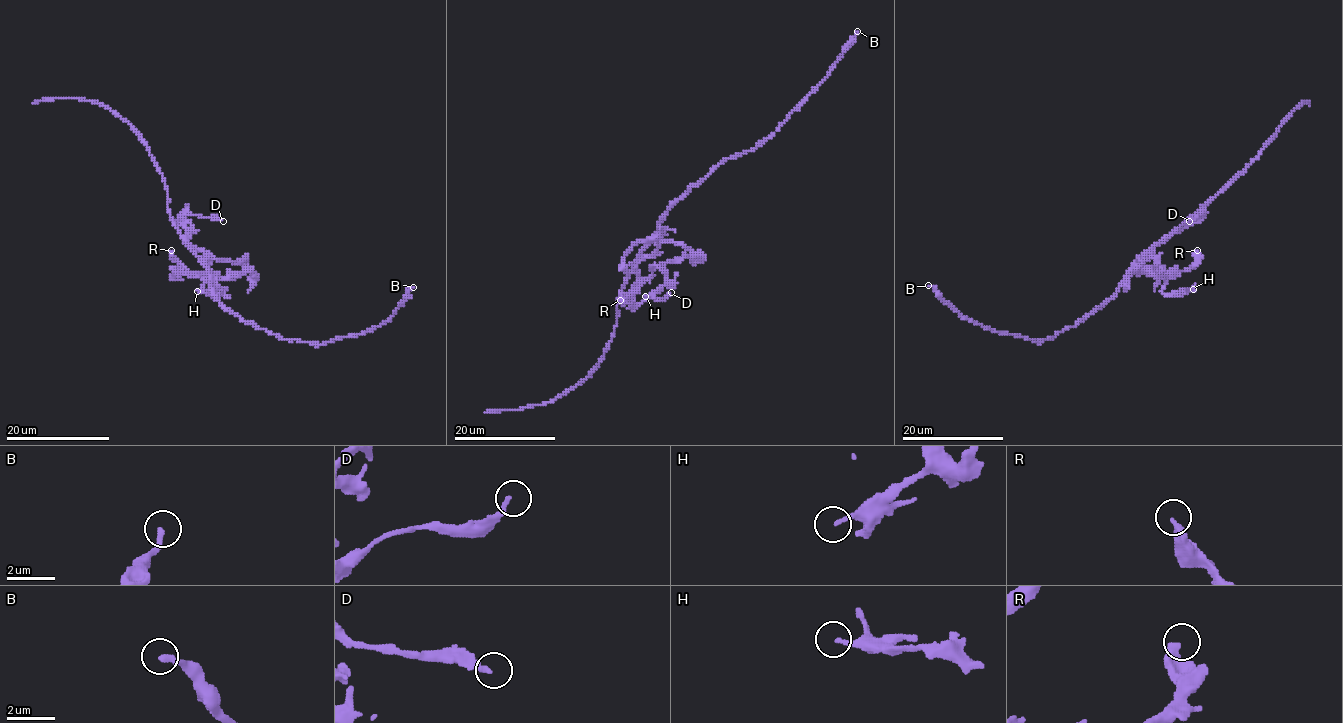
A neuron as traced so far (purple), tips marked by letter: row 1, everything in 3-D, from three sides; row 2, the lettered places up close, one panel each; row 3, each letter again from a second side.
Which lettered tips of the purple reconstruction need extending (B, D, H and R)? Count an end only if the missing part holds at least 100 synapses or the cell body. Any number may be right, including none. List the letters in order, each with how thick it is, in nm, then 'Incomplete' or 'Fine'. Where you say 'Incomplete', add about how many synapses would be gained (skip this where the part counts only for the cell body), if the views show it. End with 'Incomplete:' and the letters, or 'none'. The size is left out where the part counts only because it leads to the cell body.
B: Thickness 240 nm. Fine
D: Thickness 190 nm. Fine
H: Thickness 170 nm. Fine
R: Thickness 320 nm. Fine
Incomplete: none

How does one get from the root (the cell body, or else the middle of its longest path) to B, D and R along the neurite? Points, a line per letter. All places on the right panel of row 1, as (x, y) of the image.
B: (1131, 269), (1121, 287), (1100, 307), (1055, 337), (1037, 341), (1001, 335), (963, 318), (928, 285)
D: (1131, 269), (1152, 247), (1197, 222), (1203, 214), (1189, 221)
R: (1131, 269), (1137, 259), (1154, 259), (1155, 273), (1172, 278), (1196, 261), (1197, 250)

